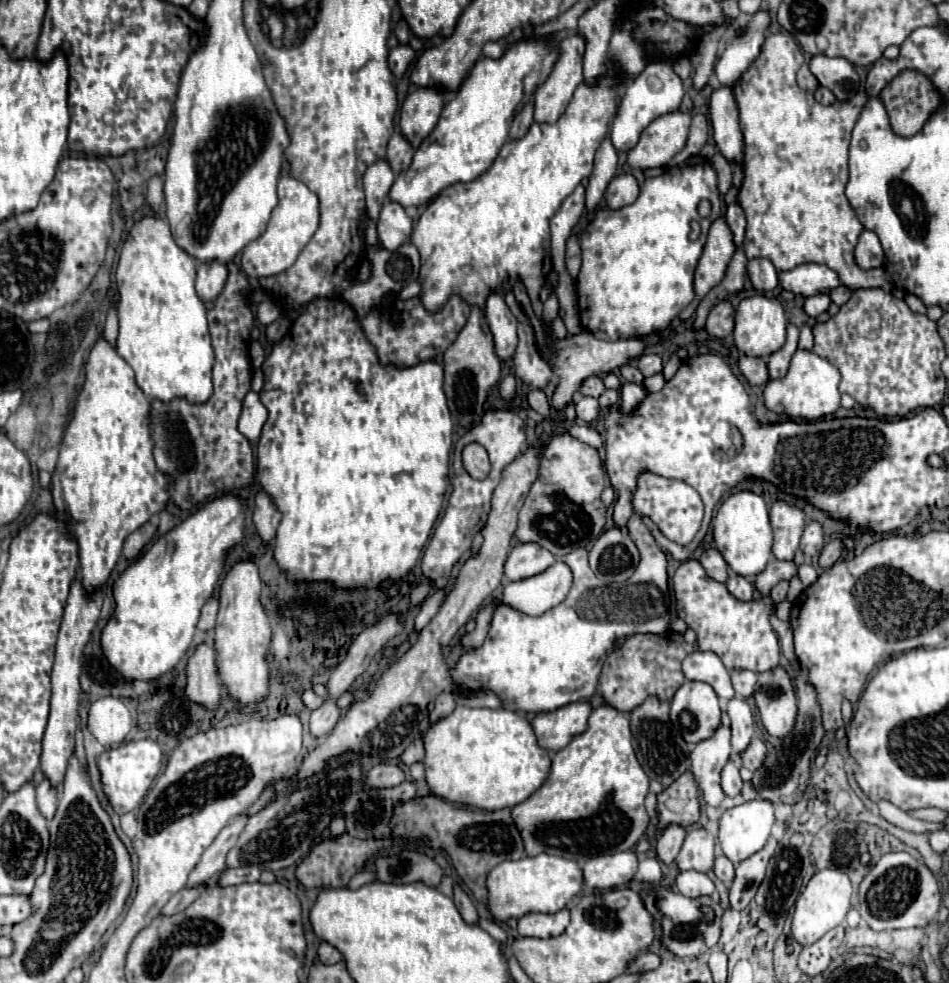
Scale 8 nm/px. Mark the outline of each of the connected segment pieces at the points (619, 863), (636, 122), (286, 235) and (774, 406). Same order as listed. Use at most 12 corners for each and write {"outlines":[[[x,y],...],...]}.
{"outlines":[[[631,851],[589,859],[583,883],[589,889],[617,889],[637,871]],[[649,63],[625,89],[611,125],[629,151],[653,119],[679,109],[673,67]],[[281,177],[265,233],[241,253],[249,277],[287,271],[319,227],[319,201]],[[799,349],[765,385],[769,411],[819,419],[841,407],[841,373]]]}

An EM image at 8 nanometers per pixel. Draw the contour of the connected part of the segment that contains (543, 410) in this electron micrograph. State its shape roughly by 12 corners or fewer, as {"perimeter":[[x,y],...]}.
{"perimeter":[[529,389],[531,409],[553,421],[551,405],[541,389]]}

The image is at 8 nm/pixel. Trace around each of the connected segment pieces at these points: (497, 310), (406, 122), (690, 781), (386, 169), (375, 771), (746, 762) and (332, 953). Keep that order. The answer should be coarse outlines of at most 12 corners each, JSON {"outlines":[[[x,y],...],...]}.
{"outlines":[[[499,293],[485,317],[501,359],[517,349],[517,319]],[[415,87],[401,107],[401,133],[413,147],[443,109],[439,87]],[[691,771],[657,795],[657,827],[699,821],[701,789]],[[387,159],[365,171],[367,215],[377,219],[395,181]],[[377,765],[365,775],[371,789],[397,787],[405,775],[397,765]],[[755,737],[741,755],[741,765],[757,771],[767,757],[767,747]],[[325,941],[319,947],[319,961],[335,965],[341,953]]]}

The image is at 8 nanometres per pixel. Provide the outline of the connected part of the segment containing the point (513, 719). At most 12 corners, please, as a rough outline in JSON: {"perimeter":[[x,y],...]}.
{"perimeter":[[455,711],[423,735],[433,795],[497,811],[549,773],[515,711]]}

